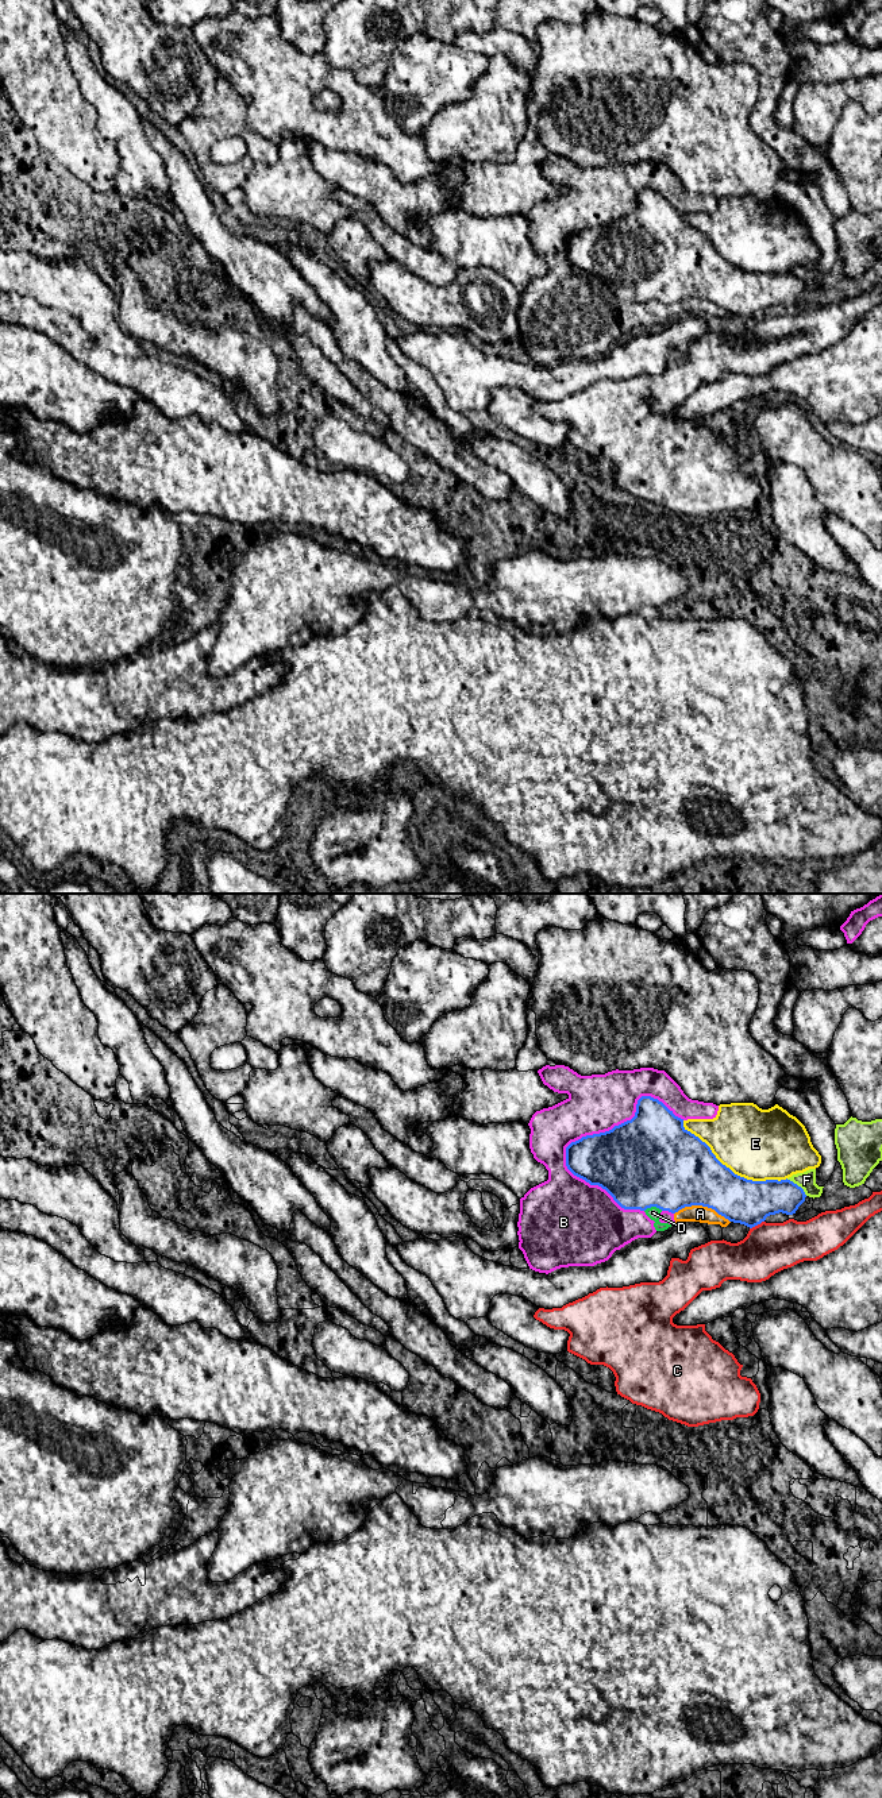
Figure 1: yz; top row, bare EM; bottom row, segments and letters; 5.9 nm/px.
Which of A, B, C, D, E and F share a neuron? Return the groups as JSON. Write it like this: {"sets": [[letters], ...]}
{"sets": [["A", "B", "D"], ["C"], ["E"], ["F"]]}

